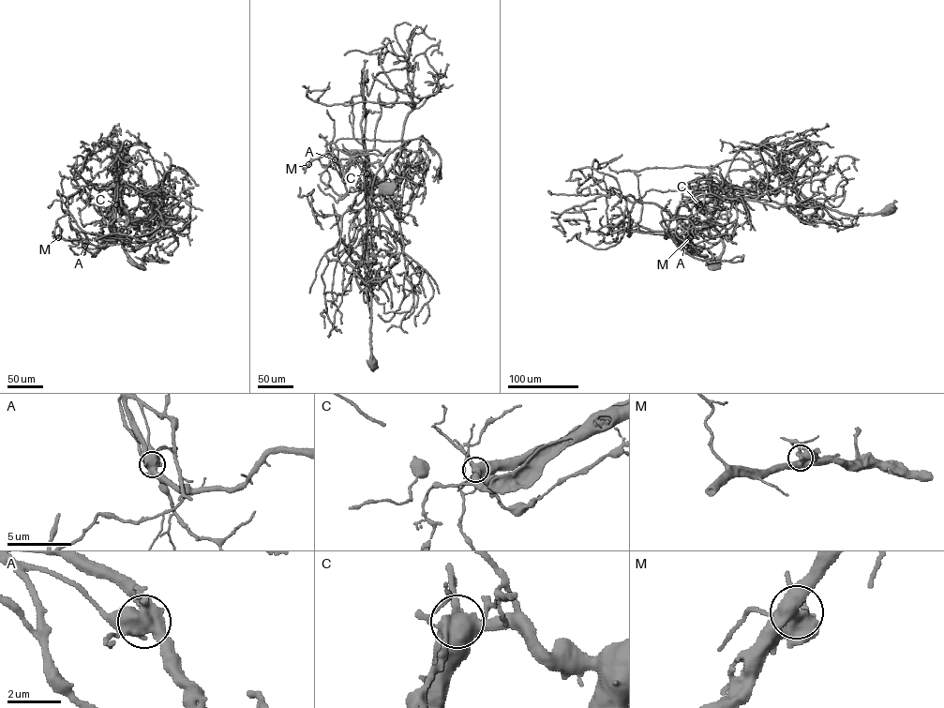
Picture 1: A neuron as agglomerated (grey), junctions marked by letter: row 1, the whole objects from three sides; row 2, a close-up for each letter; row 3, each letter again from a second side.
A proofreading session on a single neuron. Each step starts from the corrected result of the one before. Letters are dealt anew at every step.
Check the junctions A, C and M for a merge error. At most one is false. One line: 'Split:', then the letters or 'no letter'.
Split: A

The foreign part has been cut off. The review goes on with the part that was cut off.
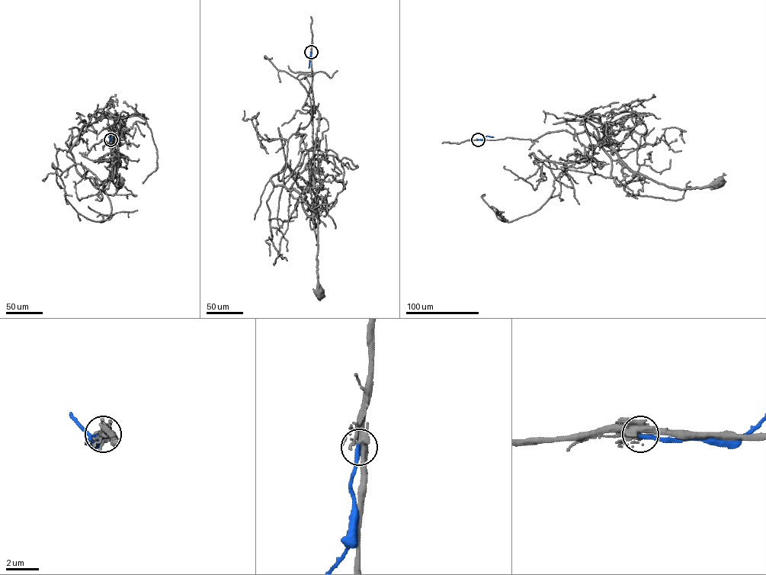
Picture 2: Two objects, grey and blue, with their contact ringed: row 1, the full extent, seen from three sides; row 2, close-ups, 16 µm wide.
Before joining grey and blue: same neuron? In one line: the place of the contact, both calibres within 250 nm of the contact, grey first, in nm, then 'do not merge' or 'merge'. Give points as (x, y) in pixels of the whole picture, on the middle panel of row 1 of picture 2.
(311, 52) | 500/280 nm | do not merge

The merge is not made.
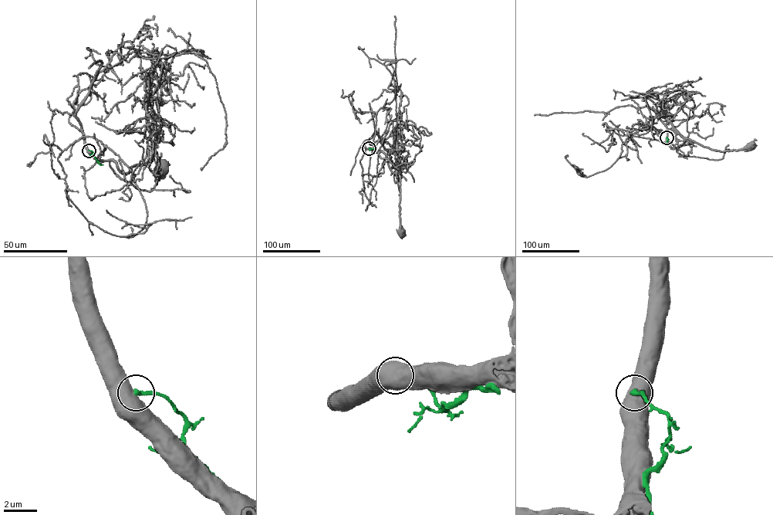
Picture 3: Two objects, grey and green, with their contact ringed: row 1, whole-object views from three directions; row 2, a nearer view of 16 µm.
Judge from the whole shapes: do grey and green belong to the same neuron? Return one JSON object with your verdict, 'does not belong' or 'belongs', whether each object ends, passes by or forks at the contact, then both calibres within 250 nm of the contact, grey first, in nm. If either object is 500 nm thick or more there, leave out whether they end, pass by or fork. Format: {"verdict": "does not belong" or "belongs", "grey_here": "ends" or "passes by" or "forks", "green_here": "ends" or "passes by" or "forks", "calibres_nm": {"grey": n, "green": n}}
{"verdict": "does not belong", "calibres_nm": {"grey": 900, "green": 280}}

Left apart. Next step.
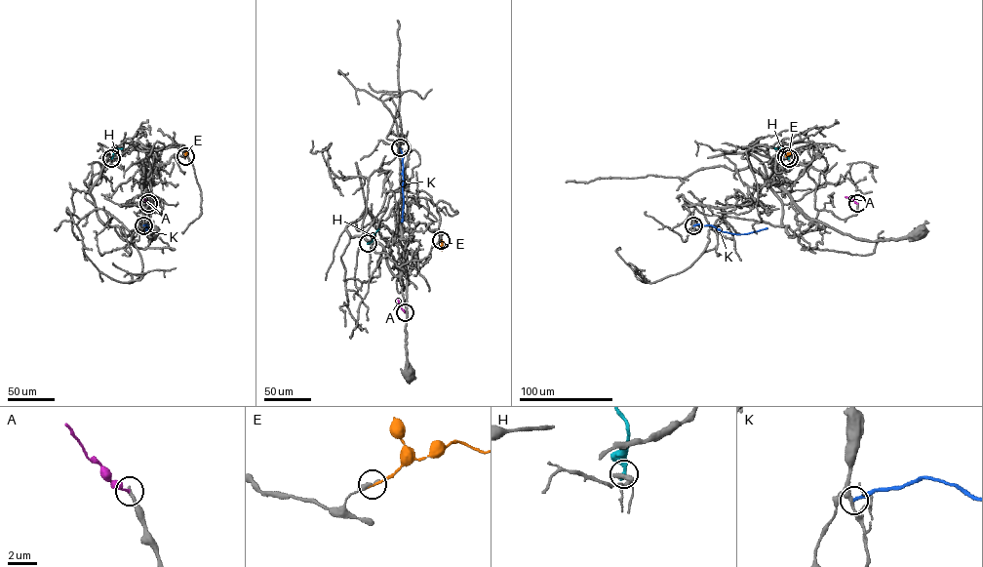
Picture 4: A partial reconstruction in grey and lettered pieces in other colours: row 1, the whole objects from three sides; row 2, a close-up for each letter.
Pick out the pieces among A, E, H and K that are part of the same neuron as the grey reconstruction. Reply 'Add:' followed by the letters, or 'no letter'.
Add: A

